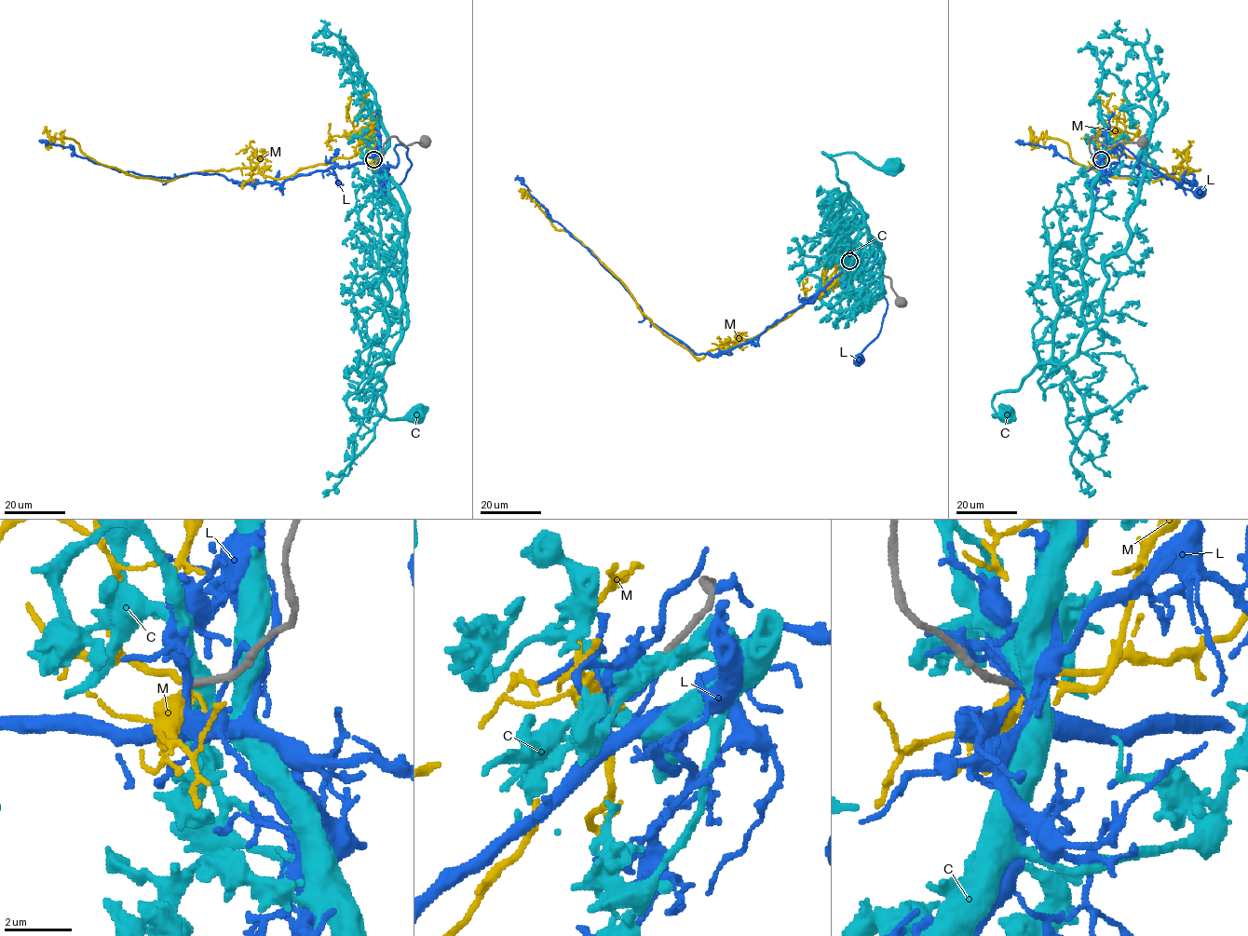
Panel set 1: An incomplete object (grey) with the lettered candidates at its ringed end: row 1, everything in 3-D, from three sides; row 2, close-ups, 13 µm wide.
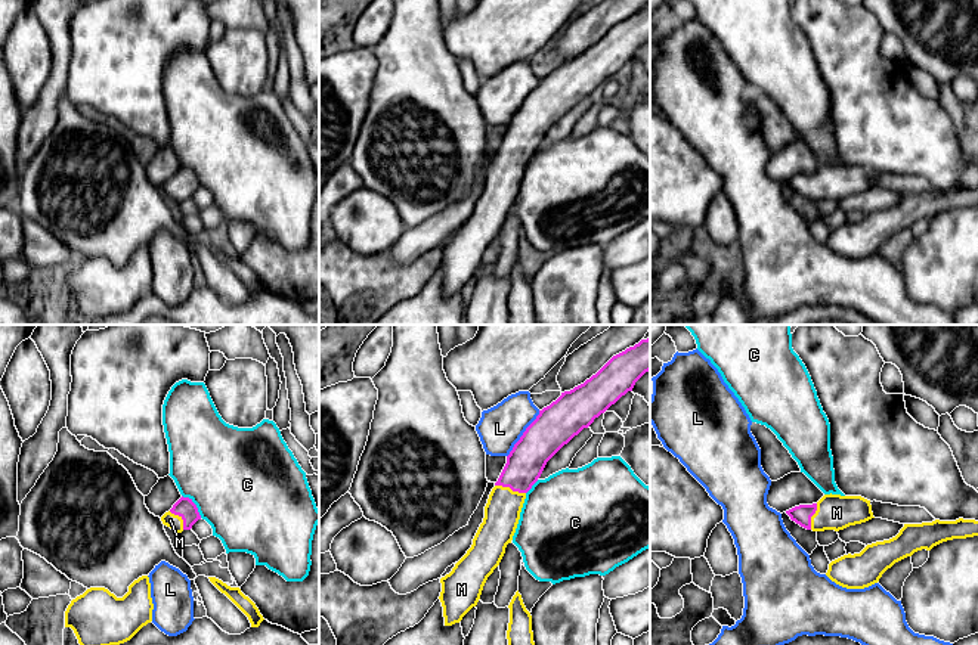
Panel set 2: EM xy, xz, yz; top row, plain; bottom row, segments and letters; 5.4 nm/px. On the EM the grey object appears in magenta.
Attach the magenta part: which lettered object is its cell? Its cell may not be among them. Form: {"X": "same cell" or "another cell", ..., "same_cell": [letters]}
{"C": "another cell", "L": "another cell", "M": "same cell", "same_cell": ["M"]}

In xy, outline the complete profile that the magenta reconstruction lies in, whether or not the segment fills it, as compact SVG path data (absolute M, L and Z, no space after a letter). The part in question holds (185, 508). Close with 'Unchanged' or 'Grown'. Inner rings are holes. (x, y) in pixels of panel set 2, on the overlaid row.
M180 497L173 508L161 517L164 525L176 533L191 530L201 520L196 505L189 497Z. Grown

